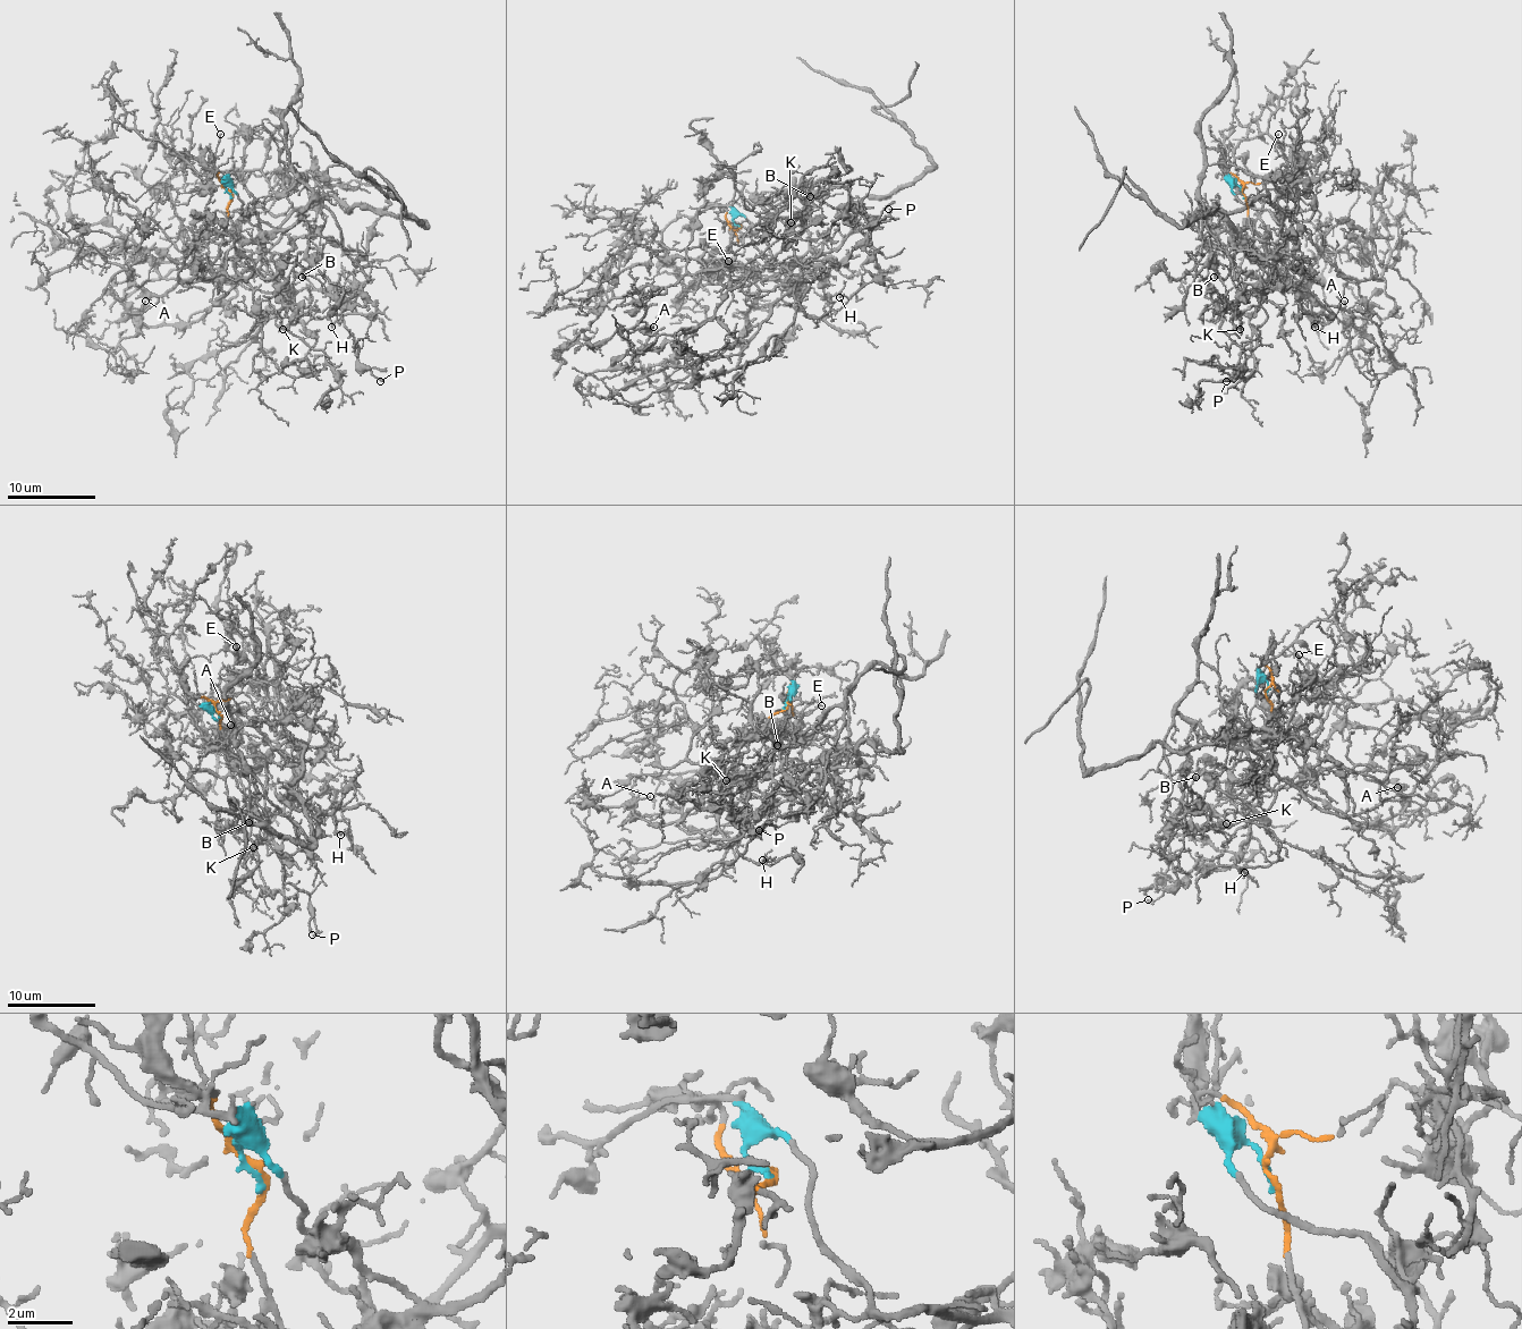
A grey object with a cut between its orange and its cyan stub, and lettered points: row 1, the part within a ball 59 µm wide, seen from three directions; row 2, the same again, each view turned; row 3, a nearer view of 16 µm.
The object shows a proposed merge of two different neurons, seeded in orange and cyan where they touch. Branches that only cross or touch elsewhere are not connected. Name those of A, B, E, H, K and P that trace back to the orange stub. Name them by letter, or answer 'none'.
B, H, K, P

